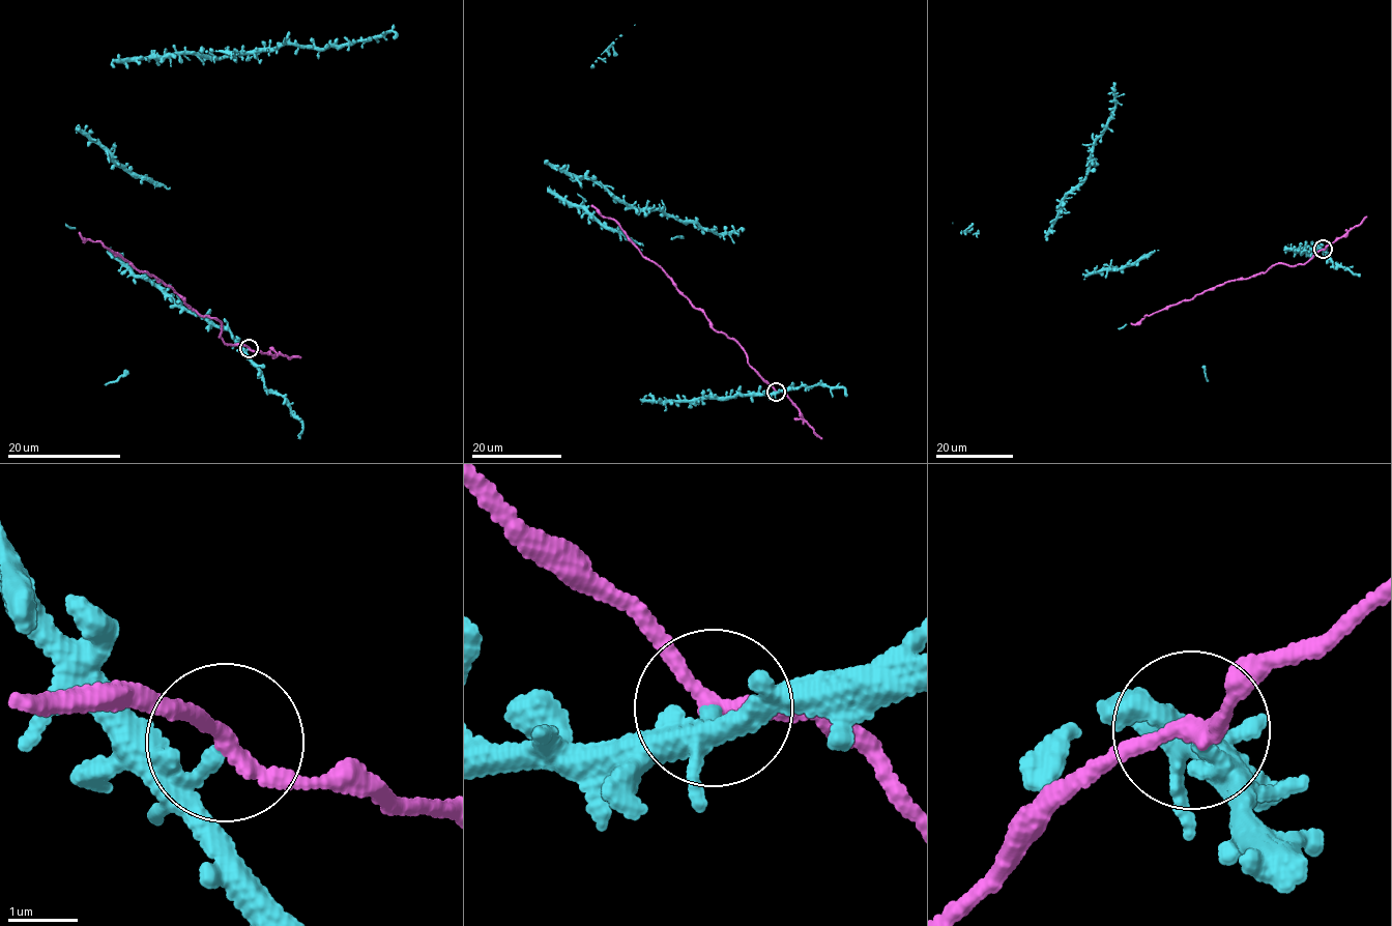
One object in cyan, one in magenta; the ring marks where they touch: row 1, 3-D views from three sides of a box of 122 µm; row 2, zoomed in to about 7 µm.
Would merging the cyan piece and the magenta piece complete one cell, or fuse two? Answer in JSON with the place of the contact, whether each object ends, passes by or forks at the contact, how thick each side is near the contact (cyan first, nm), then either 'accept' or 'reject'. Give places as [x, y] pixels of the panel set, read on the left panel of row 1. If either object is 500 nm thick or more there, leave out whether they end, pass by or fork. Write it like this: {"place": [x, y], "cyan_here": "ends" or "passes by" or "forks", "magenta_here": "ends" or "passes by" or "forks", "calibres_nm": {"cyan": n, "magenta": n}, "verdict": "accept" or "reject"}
{"place": [249, 348], "cyan_here": "forks", "magenta_here": "passes by", "calibres_nm": {"cyan": 150, "magenta": 200}, "verdict": "accept"}

